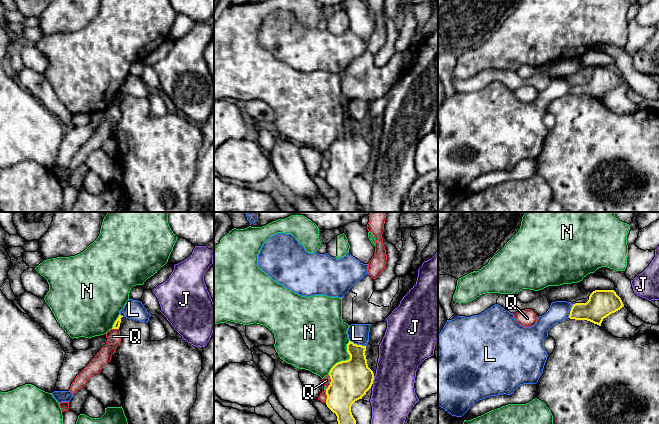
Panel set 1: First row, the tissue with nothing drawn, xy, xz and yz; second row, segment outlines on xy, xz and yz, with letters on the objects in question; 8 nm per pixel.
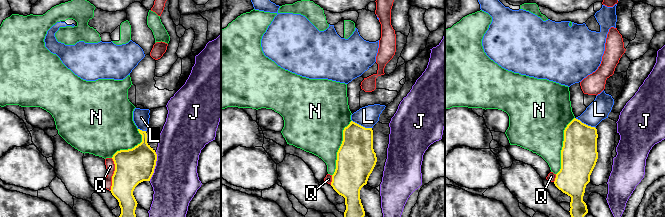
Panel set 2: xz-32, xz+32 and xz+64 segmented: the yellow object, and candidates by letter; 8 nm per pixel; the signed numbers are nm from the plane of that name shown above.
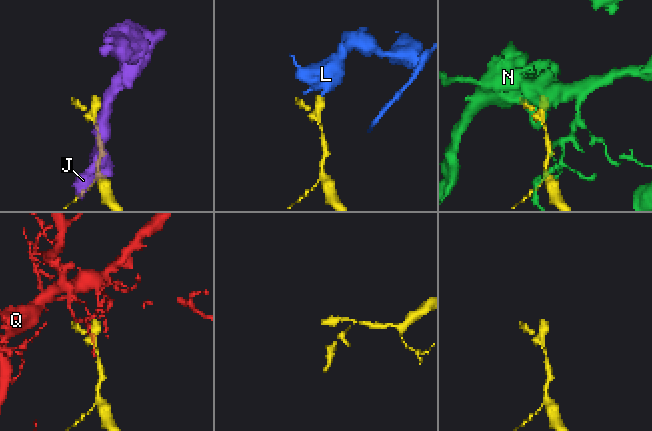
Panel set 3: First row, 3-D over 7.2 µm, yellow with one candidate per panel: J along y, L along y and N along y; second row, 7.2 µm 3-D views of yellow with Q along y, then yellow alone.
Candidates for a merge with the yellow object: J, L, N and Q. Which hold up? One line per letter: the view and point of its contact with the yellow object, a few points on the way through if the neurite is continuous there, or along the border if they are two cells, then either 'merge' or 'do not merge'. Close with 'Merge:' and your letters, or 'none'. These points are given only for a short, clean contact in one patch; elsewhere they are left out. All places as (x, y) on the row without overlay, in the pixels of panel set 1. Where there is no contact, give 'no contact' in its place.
J: xz (373, 155) | along xz (374, 152), (372, 159) | do not merge
L: xz (358, 121) | along xz (350, 116), (365, 122) | do not merge
N: xz (346, 136) | do not merge
Q: xz (326, 165) | do not merge
Merge: none

